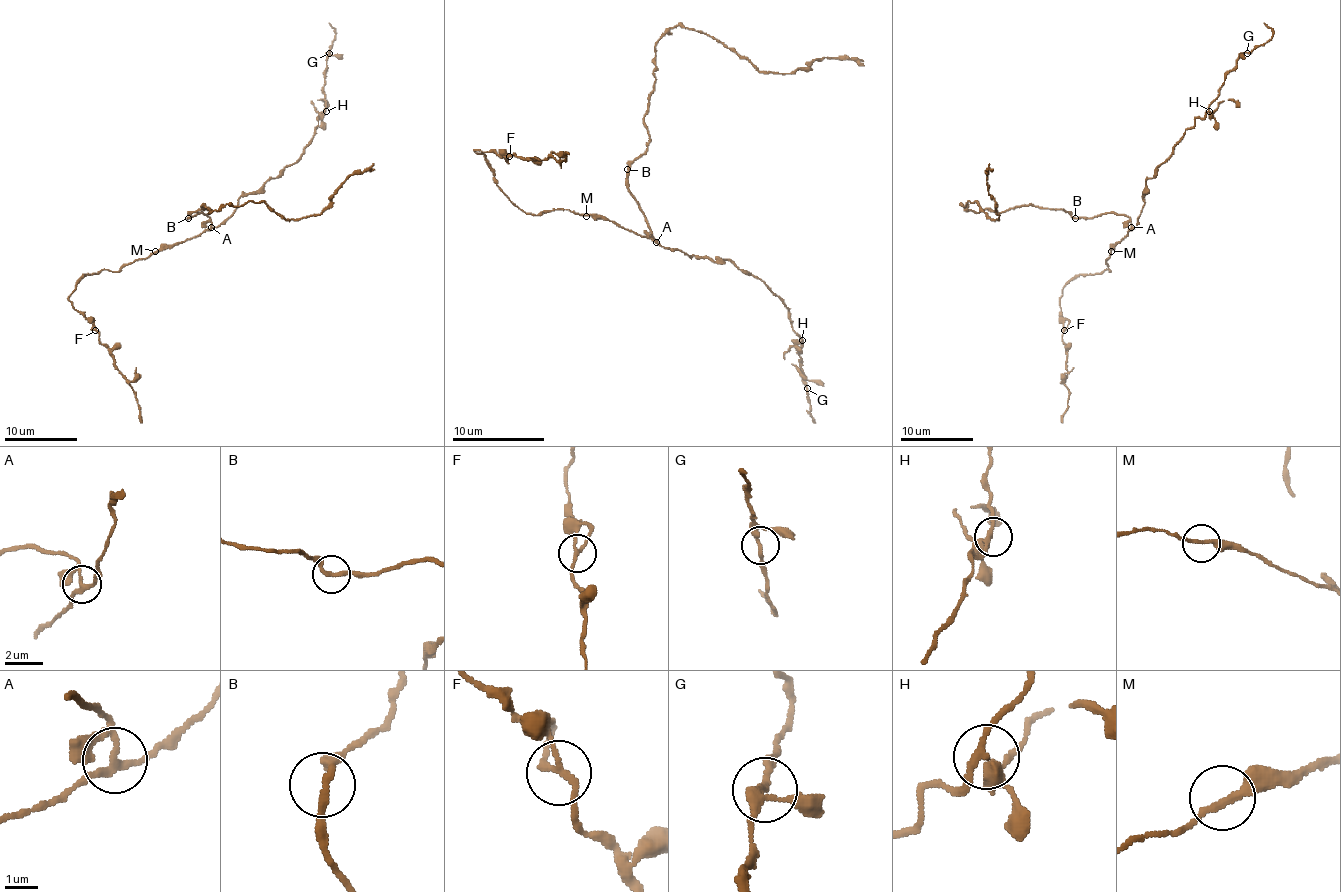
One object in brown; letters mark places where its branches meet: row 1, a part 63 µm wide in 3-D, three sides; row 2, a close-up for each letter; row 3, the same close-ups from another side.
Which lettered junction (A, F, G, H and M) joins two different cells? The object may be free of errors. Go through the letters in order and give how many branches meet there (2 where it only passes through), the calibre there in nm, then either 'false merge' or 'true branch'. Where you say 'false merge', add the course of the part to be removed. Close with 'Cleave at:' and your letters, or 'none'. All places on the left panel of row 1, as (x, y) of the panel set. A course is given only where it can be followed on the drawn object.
A: 4 branches meet; 170 nm thick; false merge; foreign part runs (211, 227), (202, 213), (188, 218), (201, 205), (264, 202), (300, 220), (375, 169)
F: 3 branches meet; 160 nm thick; true branch
G: 3 branches meet; 200 nm thick; true branch
H: 4 branches meet; 260 nm thick; true branch
M: 2 branches meet; 200 nm thick; true branch
Cleave at: A

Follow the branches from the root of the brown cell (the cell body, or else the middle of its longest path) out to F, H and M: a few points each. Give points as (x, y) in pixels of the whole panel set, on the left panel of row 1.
F: (204, 214), (210, 218), (206, 227), (191, 238), (117, 271), (83, 274), (68, 300), (95, 330)
H: (204, 214), (213, 227), (221, 225), (240, 196), (253, 194), (291, 165), (326, 111)
M: (204, 214), (210, 220), (199, 234), (155, 251)

